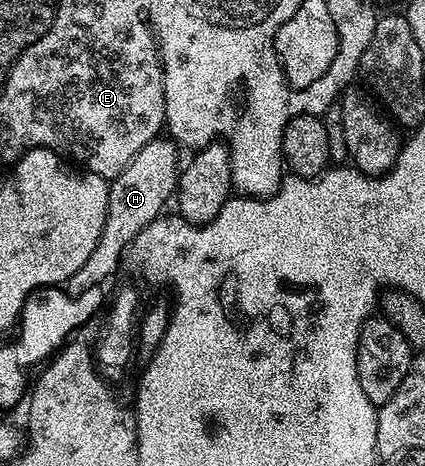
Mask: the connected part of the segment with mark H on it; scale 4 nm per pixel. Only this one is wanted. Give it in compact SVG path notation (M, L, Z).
M158 136L146 143L136 158L132 160L120 175L109 183L108 210L104 226L96 249L85 260L80 270L76 270L66 280L64 289L69 295L80 295L96 285L105 285L107 279L114 275L124 255L129 251L131 242L141 235L144 226L158 219L163 213L166 202L175 195L178 187L180 162L178 164L177 143L170 138Z

